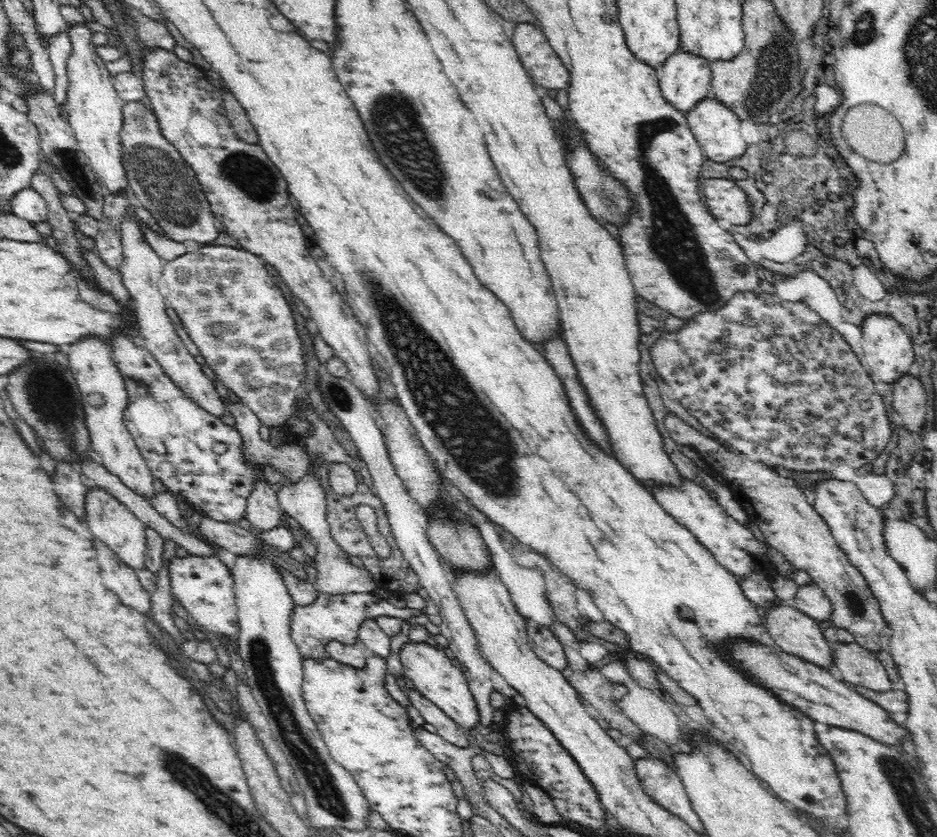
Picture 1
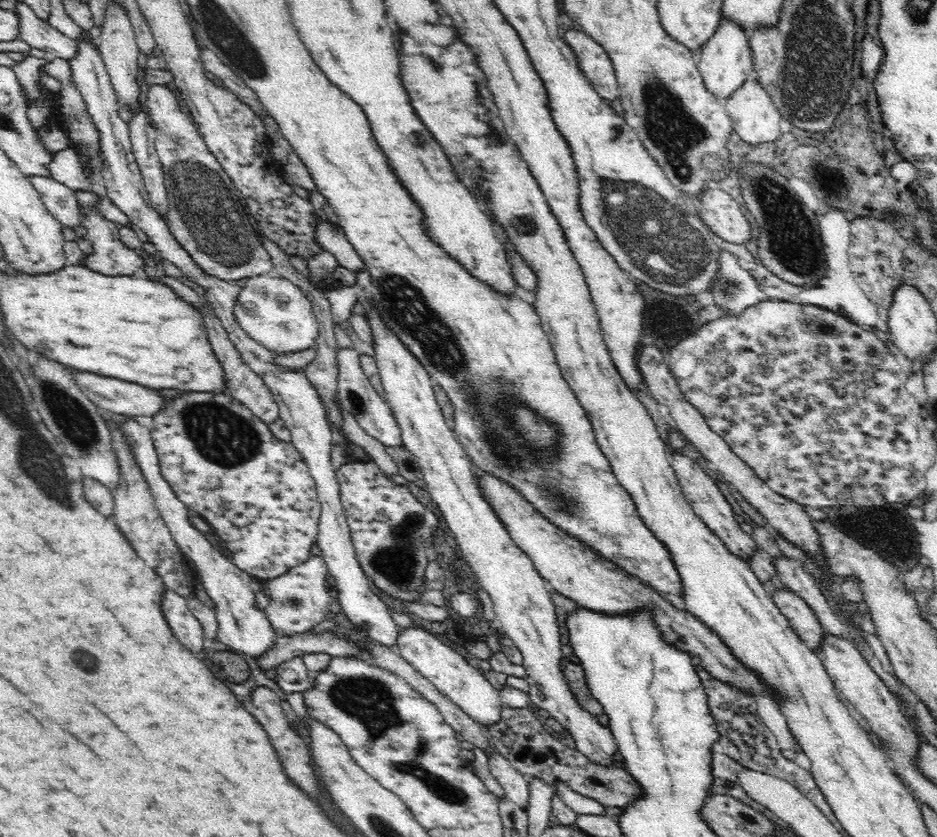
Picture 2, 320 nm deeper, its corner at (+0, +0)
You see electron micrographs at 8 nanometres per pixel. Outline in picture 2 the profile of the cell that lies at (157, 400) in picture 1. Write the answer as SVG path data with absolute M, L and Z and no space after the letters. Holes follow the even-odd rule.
M185 391L180 392L176 400L170 400L168 406L162 406L161 410L153 415L154 427L150 430L153 445L156 447L157 458L160 459L162 476L168 481L176 496L194 512L198 512L204 520L216 531L216 534L224 540L228 552L232 554L231 561L248 573L258 582L277 579L288 571L301 567L307 563L312 556L312 548L317 547L317 536L319 535L319 518L321 515L321 504L316 492L316 481L309 473L308 465L302 457L300 450L290 443L285 442L270 431L269 423L262 422L247 406L244 406L237 398L220 393L212 394L207 391Z

